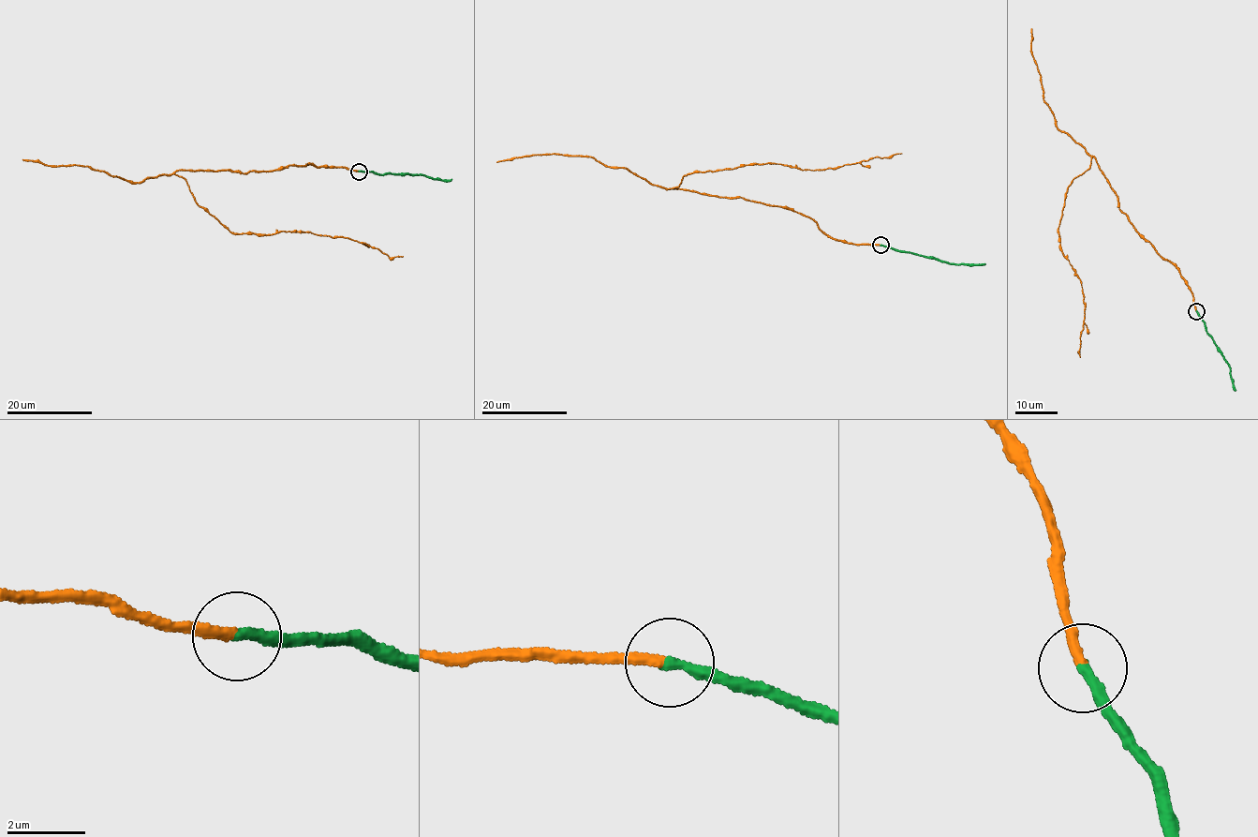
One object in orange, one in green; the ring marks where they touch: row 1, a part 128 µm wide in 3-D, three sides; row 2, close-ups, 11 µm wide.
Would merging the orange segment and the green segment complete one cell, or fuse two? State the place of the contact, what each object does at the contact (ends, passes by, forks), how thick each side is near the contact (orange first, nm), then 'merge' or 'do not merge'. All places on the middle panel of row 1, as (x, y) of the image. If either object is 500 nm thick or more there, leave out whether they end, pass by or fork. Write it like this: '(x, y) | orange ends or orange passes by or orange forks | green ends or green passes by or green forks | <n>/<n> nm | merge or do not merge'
(880, 245) | orange ends | green ends | 280/280 nm | merge

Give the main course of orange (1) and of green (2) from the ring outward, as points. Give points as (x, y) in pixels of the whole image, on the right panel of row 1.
1: (1196, 311), (1179, 270), (1119, 208), (1093, 156), (1088, 168), (1071, 184), (1058, 229), (1084, 297), (1080, 357)
2: (1196, 311), (1228, 364), (1235, 390)

